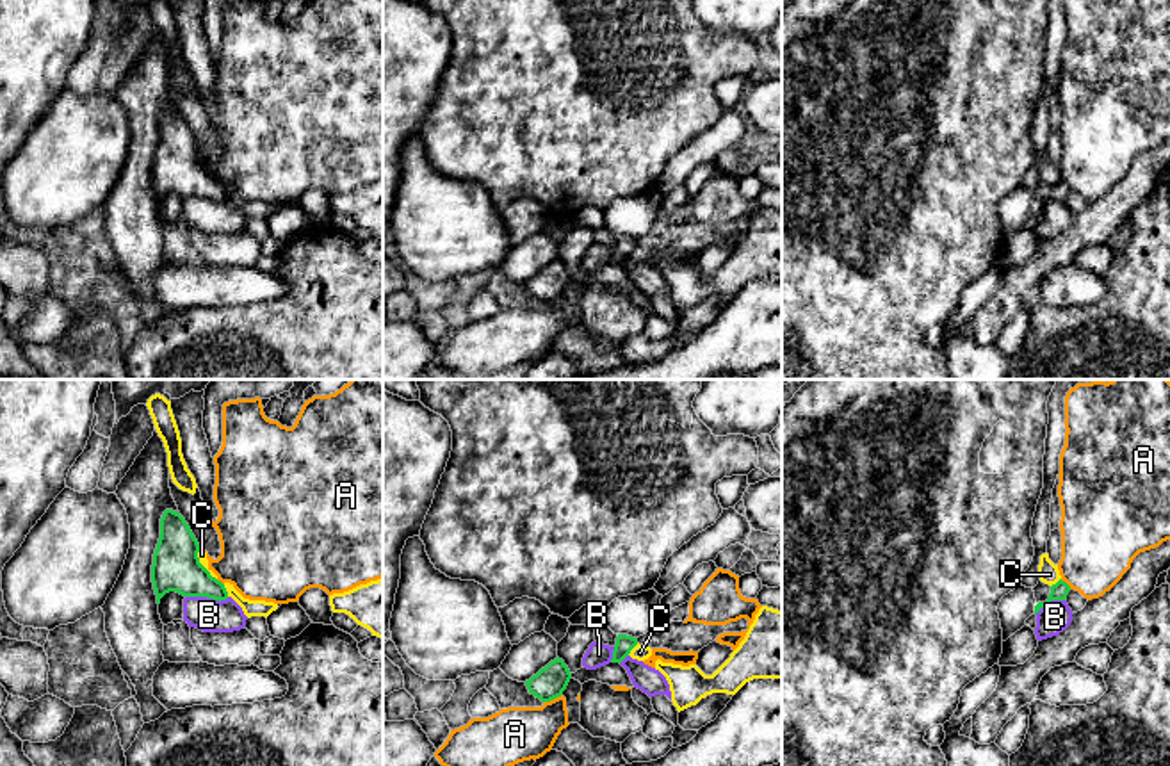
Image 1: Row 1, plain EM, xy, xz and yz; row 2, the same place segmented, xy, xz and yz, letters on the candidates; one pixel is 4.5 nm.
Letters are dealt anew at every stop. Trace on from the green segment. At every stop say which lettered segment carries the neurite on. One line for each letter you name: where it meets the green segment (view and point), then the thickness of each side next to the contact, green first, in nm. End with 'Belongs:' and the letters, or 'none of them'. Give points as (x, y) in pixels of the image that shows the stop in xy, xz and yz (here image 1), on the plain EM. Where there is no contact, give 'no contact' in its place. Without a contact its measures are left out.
Belongs: none of them

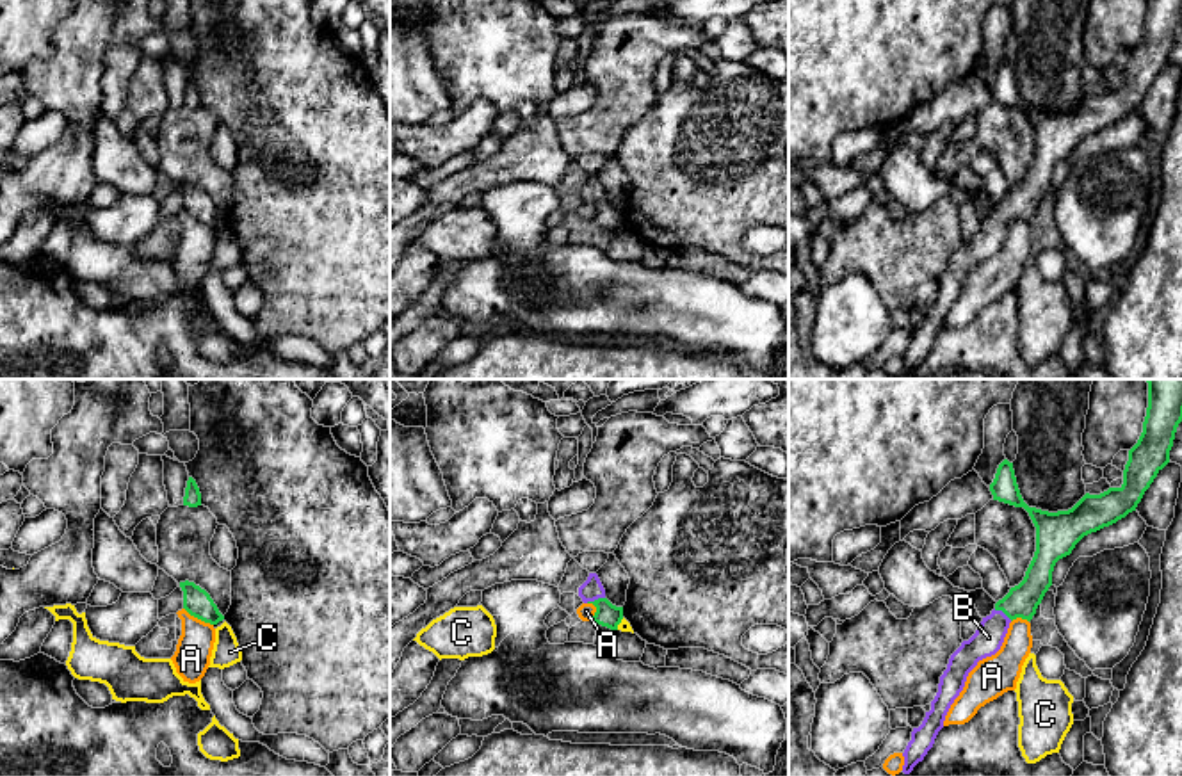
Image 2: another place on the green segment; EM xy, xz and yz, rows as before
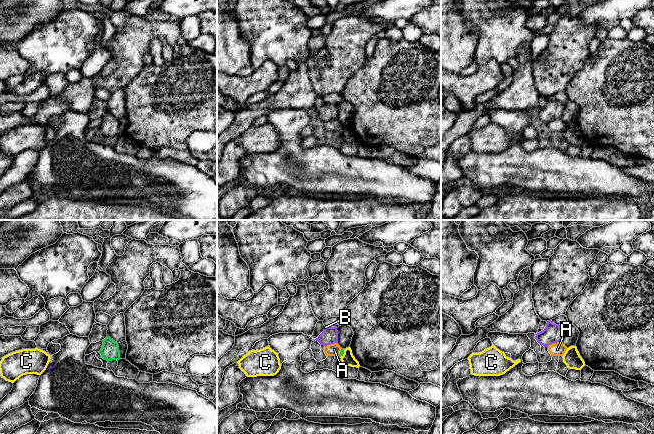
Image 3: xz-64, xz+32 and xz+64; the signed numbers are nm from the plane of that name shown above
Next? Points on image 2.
B: meets green in xz at (595, 202); 110 nm thick on the green side, 100 nm on the other
Belongs: B

